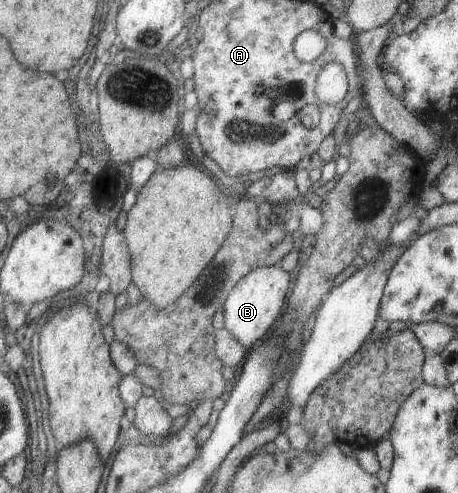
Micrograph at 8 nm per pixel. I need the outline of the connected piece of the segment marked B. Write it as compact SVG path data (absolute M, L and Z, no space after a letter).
M278 264L269 267L258 267L247 272L238 279L238 282L228 293L226 300L223 302L223 320L225 329L247 350L250 346L260 340L278 312L284 306L286 292L288 292L290 276L284 272Z

